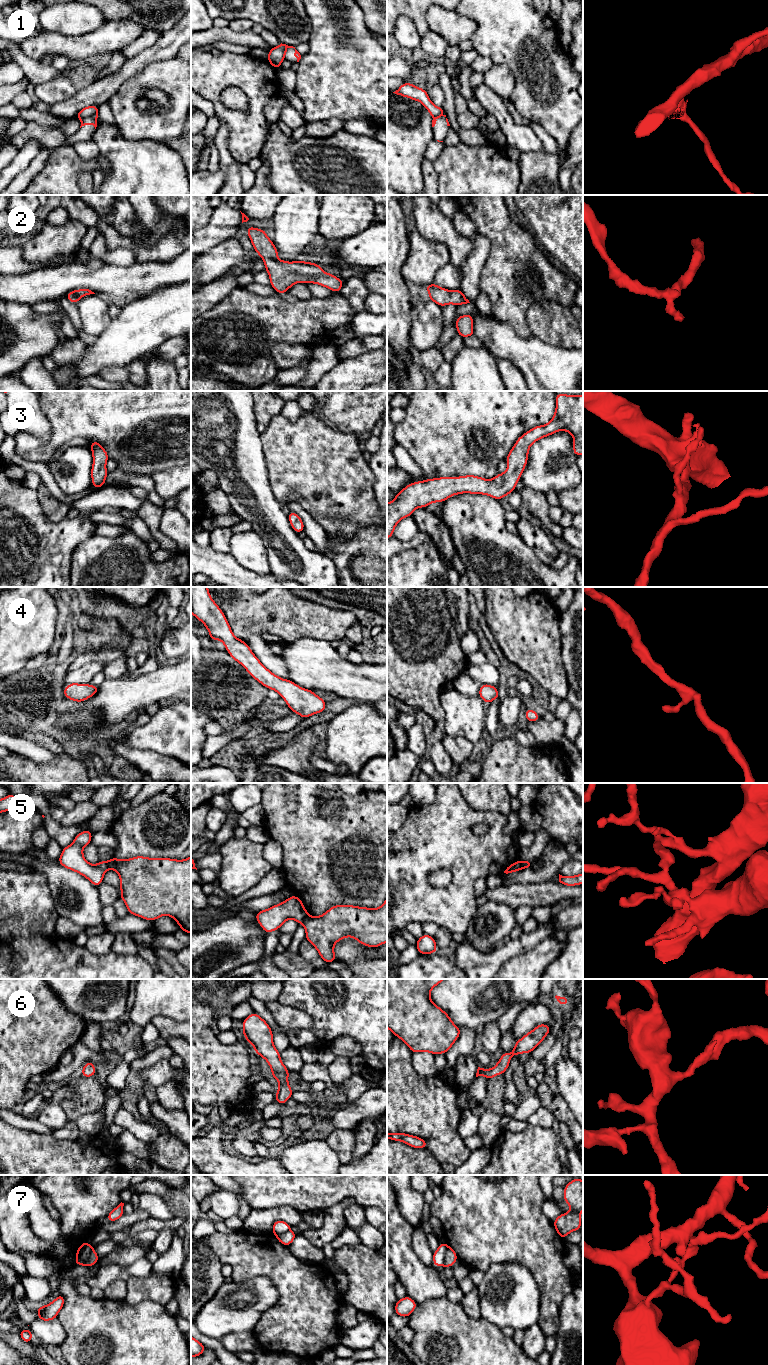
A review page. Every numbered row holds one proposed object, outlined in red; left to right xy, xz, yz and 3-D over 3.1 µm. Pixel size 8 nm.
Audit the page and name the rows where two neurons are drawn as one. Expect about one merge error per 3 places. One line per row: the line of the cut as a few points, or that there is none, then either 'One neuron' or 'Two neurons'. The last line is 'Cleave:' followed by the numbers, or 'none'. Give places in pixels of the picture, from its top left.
1: Split along xy (97, 112), (81, 120). Two neurons
2: No split. One neuron
3: No split. One neuron
4: No split. One neuron
5: Split along xz (308, 915), (300, 923). Two neurons
6: No split. One neuron
7: Split along xy (92, 1247), (86, 1259), (76, 1259). Two neurons
Cleave: 1, 5, 7

